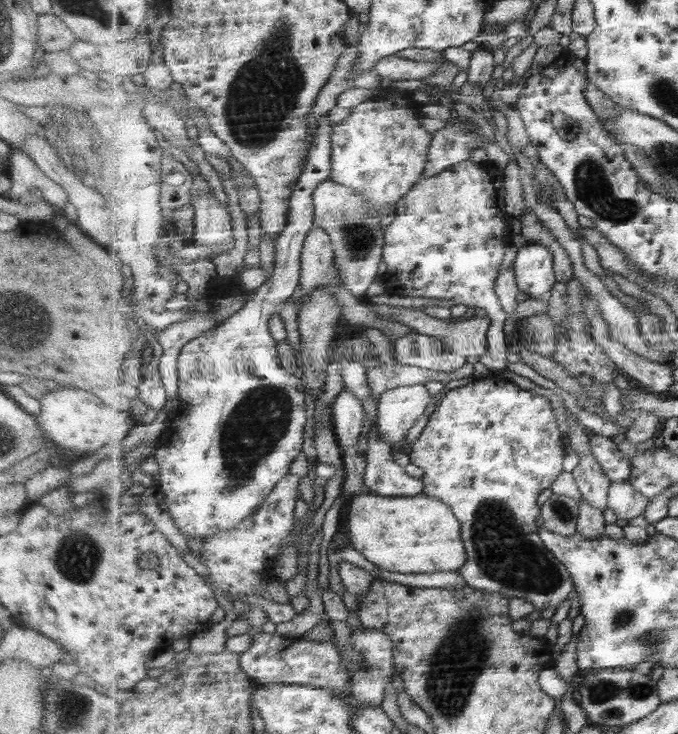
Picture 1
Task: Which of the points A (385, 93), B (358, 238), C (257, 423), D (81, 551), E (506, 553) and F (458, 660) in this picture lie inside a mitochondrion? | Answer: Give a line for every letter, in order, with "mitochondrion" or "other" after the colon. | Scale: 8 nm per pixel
A: other
B: mitochondrion
C: mitochondrion
D: mitochondrion
E: mitochondrion
F: mitochondrion

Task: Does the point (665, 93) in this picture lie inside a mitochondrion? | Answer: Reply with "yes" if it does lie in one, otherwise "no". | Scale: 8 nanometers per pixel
yes

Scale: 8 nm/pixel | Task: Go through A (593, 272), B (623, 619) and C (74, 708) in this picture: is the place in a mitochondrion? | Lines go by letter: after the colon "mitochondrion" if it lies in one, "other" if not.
A: other
B: mitochondrion
C: mitochondrion

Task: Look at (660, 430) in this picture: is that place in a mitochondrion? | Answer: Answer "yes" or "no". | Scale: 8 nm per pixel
no

